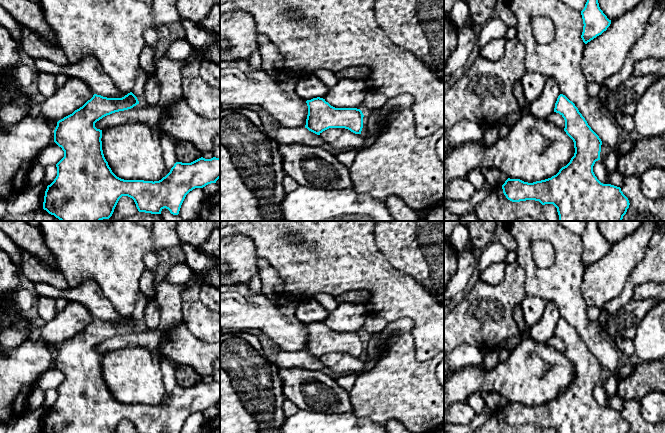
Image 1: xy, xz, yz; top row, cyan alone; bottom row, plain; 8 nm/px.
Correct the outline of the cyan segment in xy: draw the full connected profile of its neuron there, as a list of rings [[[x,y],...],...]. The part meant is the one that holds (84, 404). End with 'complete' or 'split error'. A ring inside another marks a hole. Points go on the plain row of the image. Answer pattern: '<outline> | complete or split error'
[[[132,316],[122,322],[107,322],[94,318],[82,331],[57,346],[54,366],[62,372],[64,381],[56,388],[56,402],[47,410],[43,433],[115,433],[122,420],[132,422],[137,433],[180,433],[190,415],[216,407],[220,402],[220,382],[216,381],[211,383],[201,381],[191,387],[176,386],[170,396],[159,405],[124,404],[117,401],[104,381],[101,365],[102,354],[97,353],[95,347],[107,339],[131,333],[137,328],[139,325]]] | complete

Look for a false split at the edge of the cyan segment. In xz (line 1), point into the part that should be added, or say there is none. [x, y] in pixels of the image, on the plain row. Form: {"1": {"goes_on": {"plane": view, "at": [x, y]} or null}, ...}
{"1": {"goes_on": null}}

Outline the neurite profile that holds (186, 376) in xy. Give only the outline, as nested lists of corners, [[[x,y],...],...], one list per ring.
[[[177,365],[175,378],[177,386],[191,387],[202,381],[203,376],[186,365]]]

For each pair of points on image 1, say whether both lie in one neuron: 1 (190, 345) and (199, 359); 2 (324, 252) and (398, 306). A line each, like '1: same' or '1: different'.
1: same
2: same

